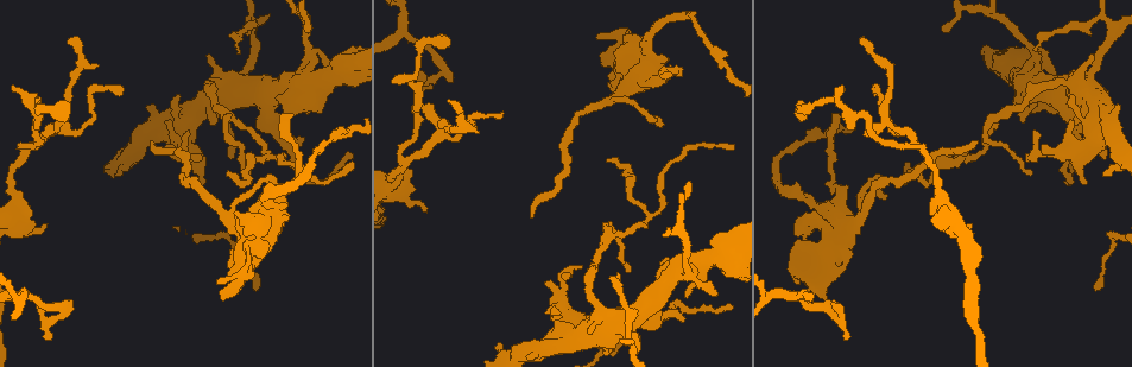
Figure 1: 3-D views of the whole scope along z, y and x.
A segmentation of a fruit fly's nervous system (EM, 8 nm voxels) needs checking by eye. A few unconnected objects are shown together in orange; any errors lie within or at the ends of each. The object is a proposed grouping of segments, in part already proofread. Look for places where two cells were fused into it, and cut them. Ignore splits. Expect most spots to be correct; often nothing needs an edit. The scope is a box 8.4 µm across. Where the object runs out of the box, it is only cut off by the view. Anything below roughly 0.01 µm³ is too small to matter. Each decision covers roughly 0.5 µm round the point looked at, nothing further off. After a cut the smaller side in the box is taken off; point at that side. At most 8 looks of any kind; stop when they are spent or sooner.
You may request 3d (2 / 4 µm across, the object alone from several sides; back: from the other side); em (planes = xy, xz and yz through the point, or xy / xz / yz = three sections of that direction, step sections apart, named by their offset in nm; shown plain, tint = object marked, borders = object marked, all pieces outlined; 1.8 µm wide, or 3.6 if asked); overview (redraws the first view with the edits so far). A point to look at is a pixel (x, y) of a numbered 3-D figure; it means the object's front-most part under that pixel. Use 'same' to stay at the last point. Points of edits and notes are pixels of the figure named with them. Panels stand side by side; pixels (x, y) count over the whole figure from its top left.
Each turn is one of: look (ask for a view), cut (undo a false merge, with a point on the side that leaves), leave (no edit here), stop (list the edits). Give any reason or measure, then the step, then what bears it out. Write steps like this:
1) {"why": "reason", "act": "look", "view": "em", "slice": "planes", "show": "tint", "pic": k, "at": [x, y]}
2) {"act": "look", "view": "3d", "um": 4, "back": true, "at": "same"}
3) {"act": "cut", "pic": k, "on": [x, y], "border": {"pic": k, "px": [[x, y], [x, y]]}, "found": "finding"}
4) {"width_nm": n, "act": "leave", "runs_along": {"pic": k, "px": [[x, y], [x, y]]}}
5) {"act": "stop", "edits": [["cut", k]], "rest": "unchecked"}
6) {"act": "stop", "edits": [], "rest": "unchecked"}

{"act": "look", "view": "em", "slice": "planes", "show": "tint", "pic": 1, "at": [831, 176]}

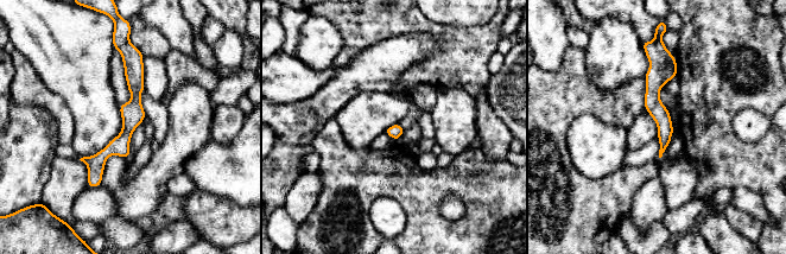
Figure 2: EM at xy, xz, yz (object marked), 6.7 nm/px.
{"act": "leave", "runs_along": {"pic": 2, "px": [[134, 56], [132, 118], [92, 184]]}, "found": "one cell here"}

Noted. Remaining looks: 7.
{"why": "sudden change in width", "act": "look", "view": "3d", "um": 2, "pic": 1, "at": [663, 313]}

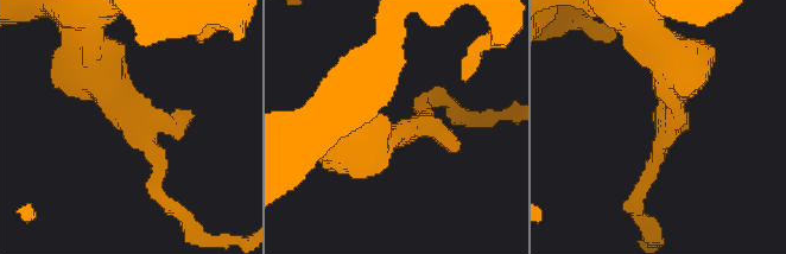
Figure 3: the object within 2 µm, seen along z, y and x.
{"act": "look", "view": "em", "slice": "yz", "step": 4, "show": "tint", "pic": 3, "at": [400, 133]}

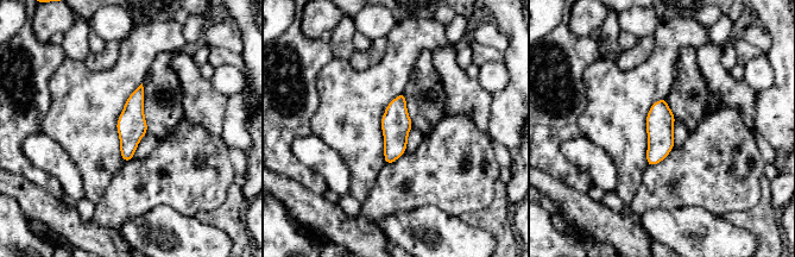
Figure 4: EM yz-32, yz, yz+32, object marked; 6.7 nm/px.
{"act": "leave", "found": "all the same cell"}

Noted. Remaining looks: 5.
{"act": "look", "view": "em", "slice": "planes", "show": "tint", "pic": 1, "at": [1042, 54]}

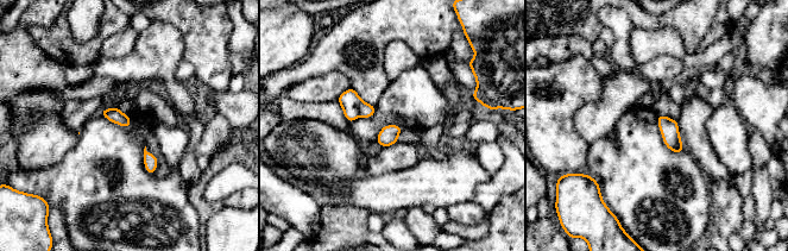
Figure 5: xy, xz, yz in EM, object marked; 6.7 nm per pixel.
{"width_nm": 100, "act": "leave", "found": "all the same cell"}

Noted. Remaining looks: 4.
{"act": "stop", "edits": [], "rest": "unchecked"}

